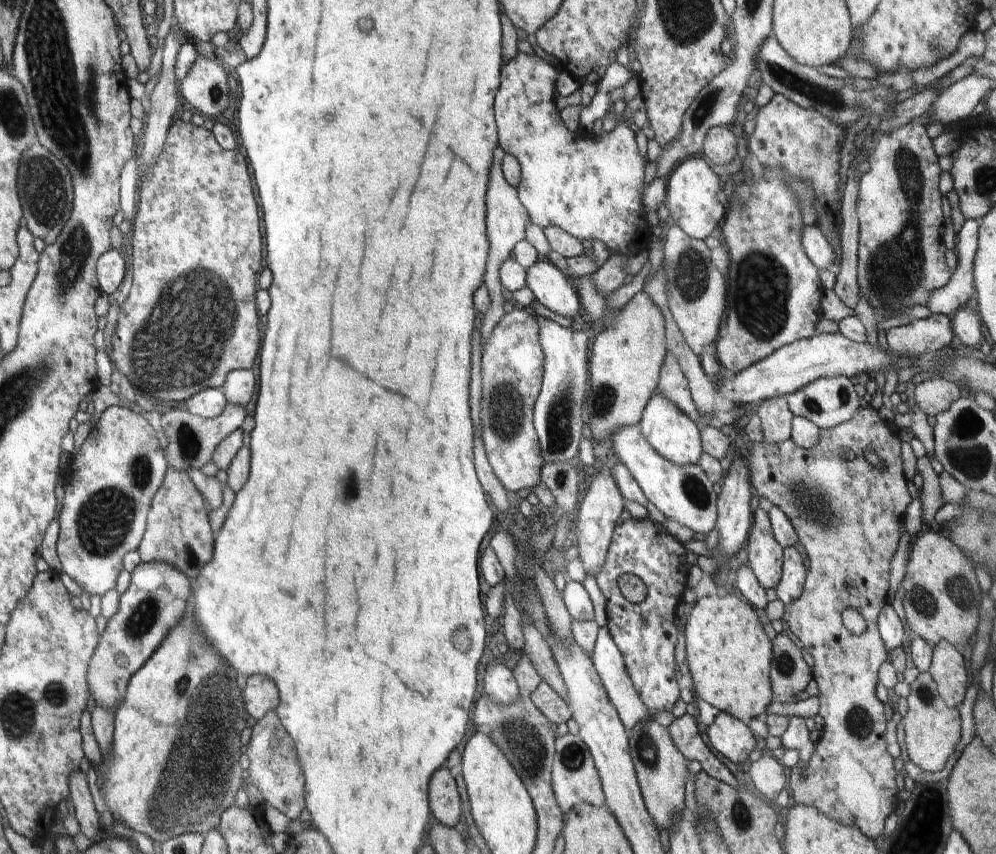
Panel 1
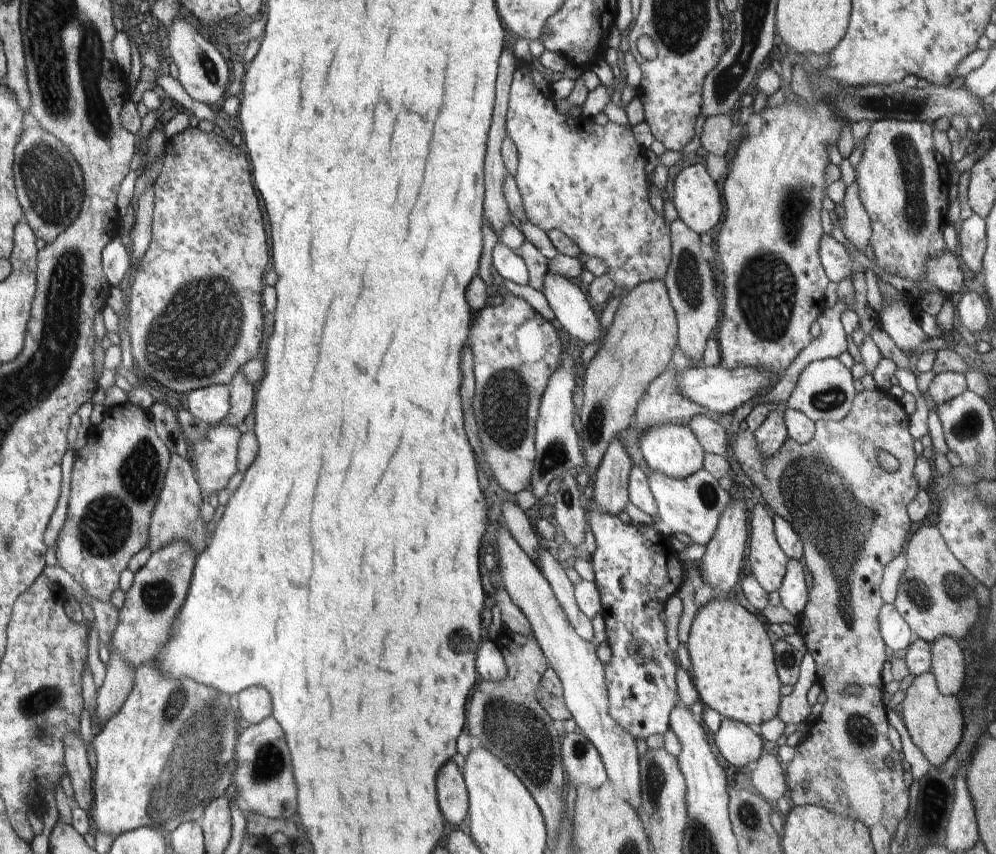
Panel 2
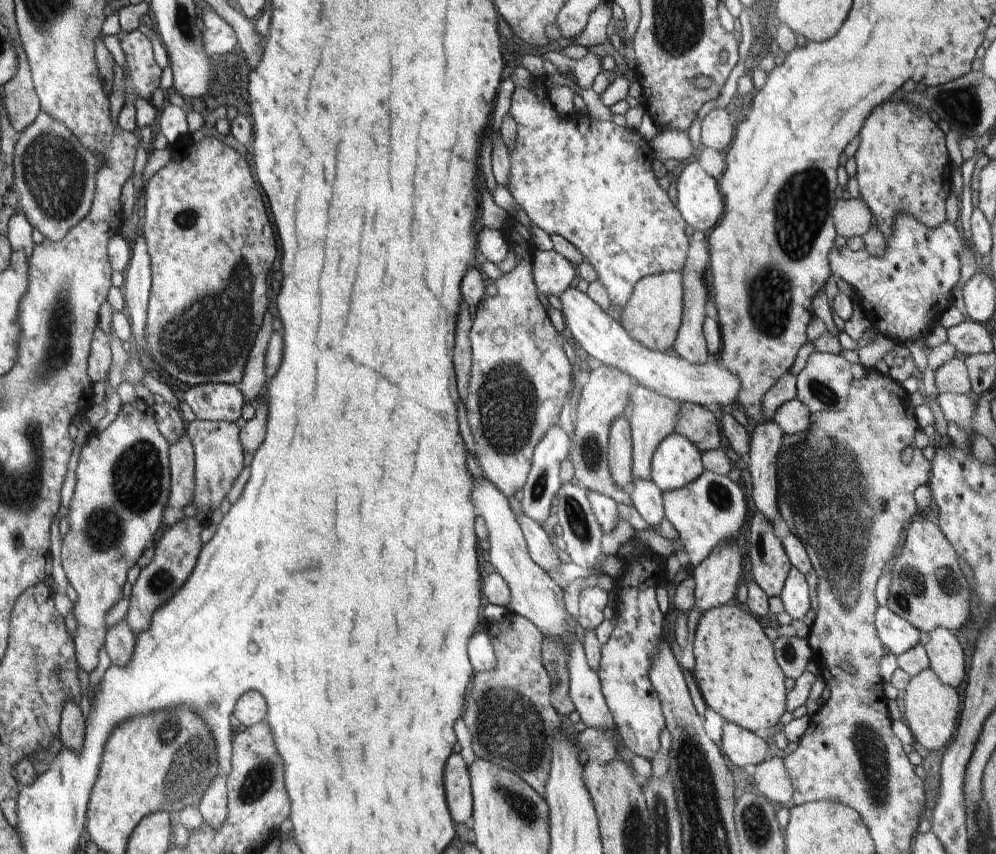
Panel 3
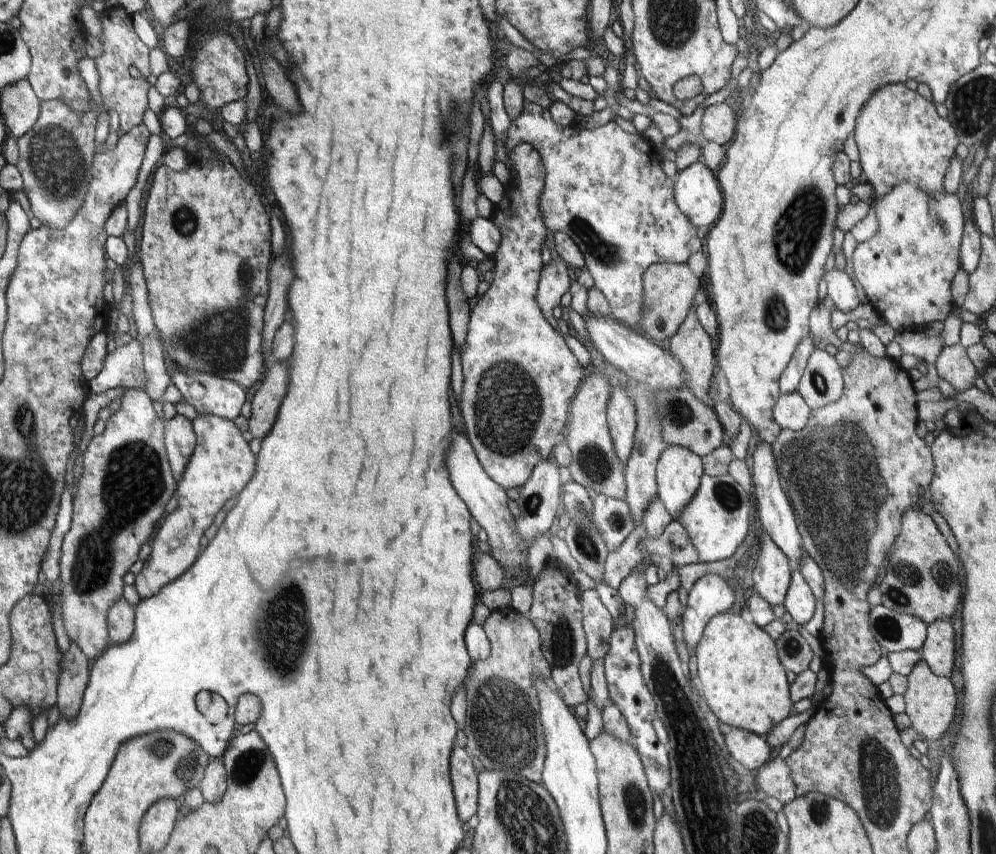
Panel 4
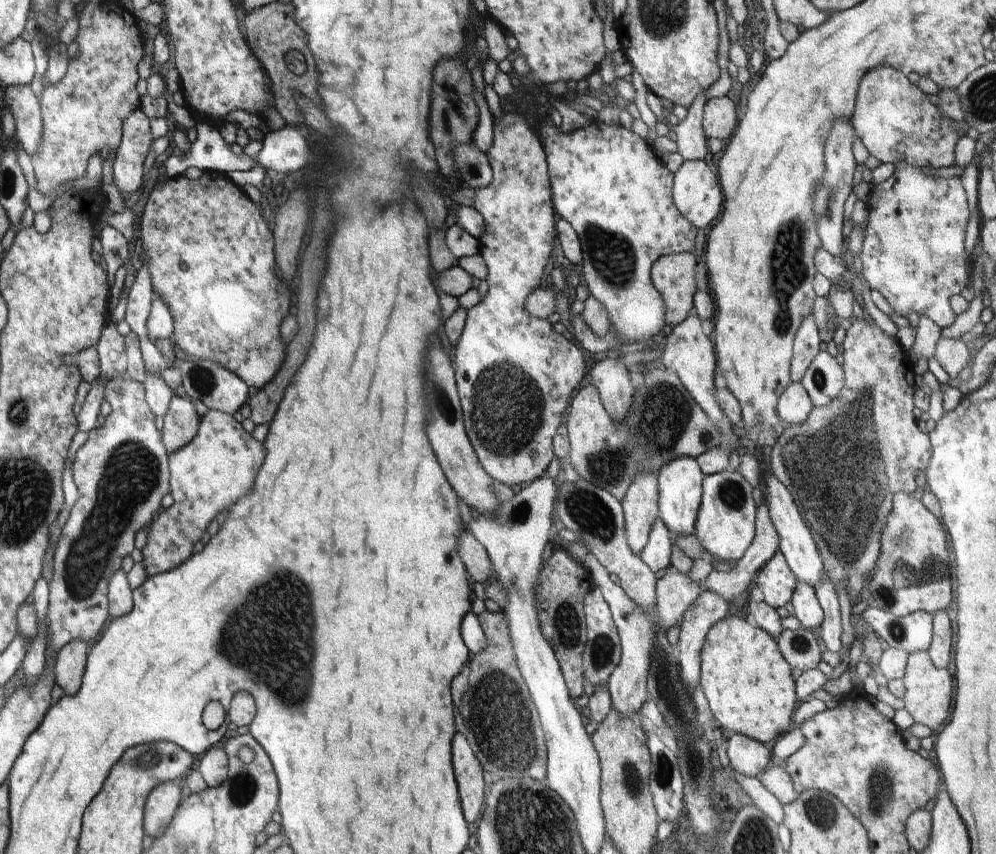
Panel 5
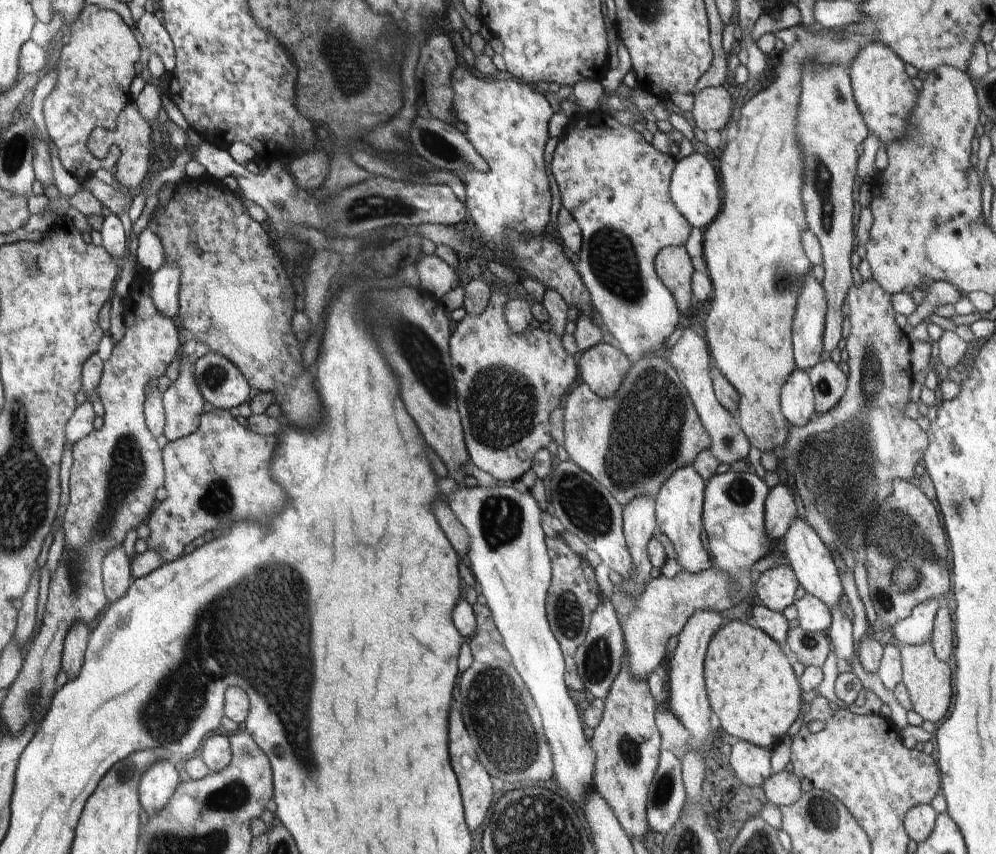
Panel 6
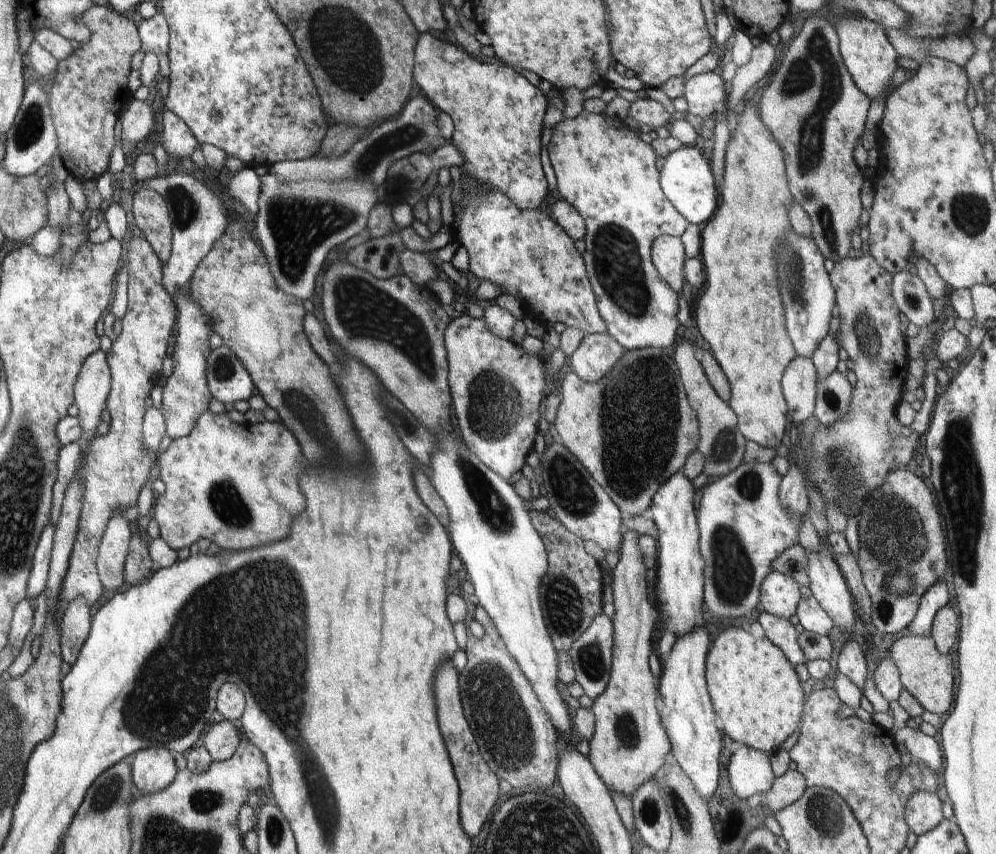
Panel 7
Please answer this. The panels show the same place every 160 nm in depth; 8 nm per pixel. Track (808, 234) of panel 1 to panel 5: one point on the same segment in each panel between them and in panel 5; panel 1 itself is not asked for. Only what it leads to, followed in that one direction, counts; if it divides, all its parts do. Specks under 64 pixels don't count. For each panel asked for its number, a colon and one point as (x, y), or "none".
2: (835, 260)
3: (904, 292)
4: (907, 269)
5: (913, 254)

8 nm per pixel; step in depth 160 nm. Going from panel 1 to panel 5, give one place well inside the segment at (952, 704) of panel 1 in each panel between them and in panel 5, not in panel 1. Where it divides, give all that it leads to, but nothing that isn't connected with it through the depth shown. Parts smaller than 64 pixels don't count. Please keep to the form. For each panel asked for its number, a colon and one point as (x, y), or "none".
2: (948, 666)
3: (946, 658)
4: (938, 651)
5: (941, 644)

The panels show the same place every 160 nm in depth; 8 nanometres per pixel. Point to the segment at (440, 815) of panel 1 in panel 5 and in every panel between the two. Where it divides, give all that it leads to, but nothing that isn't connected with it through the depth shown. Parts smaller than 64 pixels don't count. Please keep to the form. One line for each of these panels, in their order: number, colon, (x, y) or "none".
2: (452, 796)
3: (457, 784)
4: (464, 781)
5: (468, 772)

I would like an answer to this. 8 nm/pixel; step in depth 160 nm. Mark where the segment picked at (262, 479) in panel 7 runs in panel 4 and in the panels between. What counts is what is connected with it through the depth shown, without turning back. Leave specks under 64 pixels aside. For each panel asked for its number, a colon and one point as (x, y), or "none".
4: (222, 464)
5: (208, 475)
6: (215, 476)

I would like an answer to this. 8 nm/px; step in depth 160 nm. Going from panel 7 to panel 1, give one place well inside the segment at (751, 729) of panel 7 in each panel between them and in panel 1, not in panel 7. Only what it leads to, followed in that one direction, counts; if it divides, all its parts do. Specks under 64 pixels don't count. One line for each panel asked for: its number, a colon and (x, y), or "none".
1: (729, 654)
2: (734, 673)
3: (736, 671)
4: (744, 684)
5: (748, 684)
6: (751, 687)

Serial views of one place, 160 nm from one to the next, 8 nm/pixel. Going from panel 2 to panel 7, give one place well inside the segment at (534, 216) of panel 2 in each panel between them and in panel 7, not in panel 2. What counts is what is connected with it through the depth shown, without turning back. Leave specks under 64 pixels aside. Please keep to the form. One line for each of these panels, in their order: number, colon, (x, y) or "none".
3: (591, 182)
4: (605, 188)
5: (606, 182)
6: (616, 184)
7: (603, 168)

